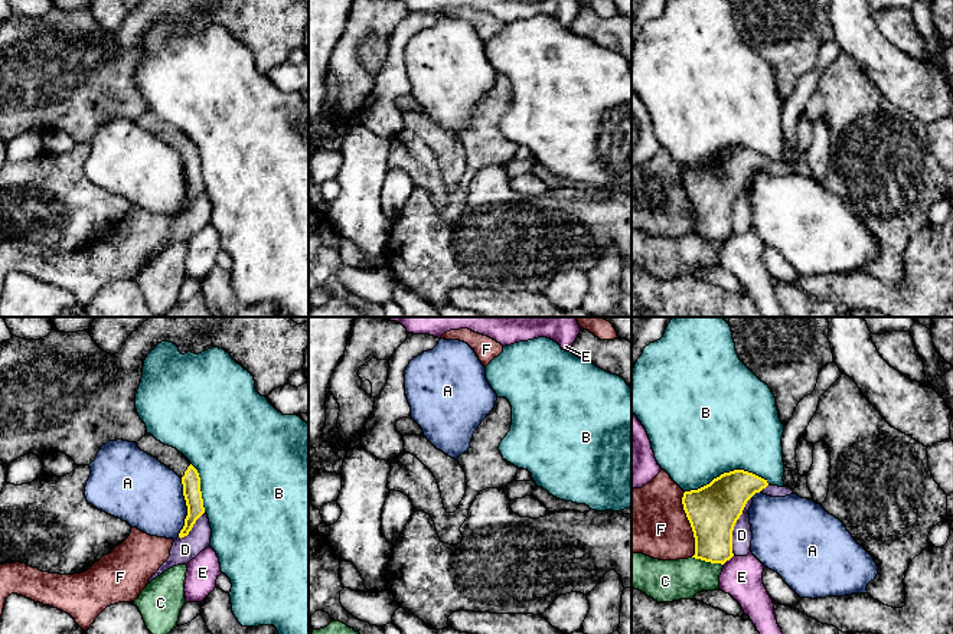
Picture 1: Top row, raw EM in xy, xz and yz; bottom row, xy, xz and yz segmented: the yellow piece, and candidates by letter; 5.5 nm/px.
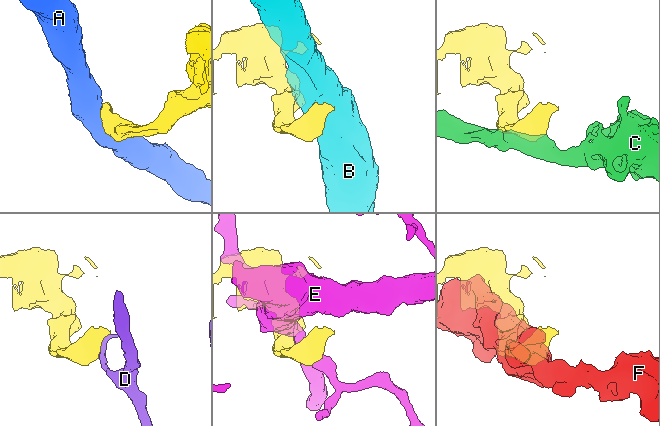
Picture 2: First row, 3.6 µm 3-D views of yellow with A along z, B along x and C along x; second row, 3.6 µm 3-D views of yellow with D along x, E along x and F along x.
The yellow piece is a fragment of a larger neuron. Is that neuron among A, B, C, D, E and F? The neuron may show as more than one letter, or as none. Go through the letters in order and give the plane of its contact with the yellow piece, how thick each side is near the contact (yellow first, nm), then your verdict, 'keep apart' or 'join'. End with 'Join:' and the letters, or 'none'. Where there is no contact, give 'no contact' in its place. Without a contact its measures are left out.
A: meets yellow in xy; 100 nm thick on the yellow side, 380 nm on the other; keep apart
B: meets yellow in yz; 300 nm thick on the yellow side, 480 nm on the other; keep apart
C: meets yellow in yz; 260 nm thick on the yellow side, 220 nm on the other; keep apart
D: meets yellow in yz; 300 nm thick on the yellow side, 110 nm on the other; keep apart
E: meets yellow in yz; 260 nm thick on the yellow side, 240 nm on the other; keep apart
F: meets yellow in yz; 300 nm thick on the yellow side, 380 nm on the other; keep apart
Join: none

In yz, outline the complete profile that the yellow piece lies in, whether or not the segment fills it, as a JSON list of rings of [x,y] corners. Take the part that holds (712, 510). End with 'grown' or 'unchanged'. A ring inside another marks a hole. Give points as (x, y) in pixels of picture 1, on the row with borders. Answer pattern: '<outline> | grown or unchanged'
[[[734,470],[721,474],[709,484],[698,490],[685,491],[682,497],[682,504],[695,537],[695,555],[692,558],[721,565],[730,561],[734,556],[734,526],[743,514],[747,501],[767,486],[767,480],[753,473]]] | unchanged

